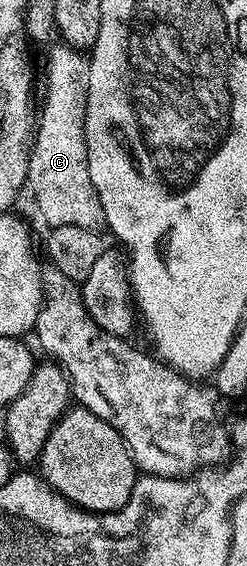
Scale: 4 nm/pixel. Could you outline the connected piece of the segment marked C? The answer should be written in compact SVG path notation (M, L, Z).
M65 42L57 43L48 49L50 52L49 61L45 64L45 101L41 108L39 104L39 115L35 120L27 188L28 191L33 191L37 212L49 223L50 229L81 226L96 232L105 224L105 215L103 202L99 202L99 194L91 182L91 170L87 166L85 111L89 89L89 61L84 51Z

